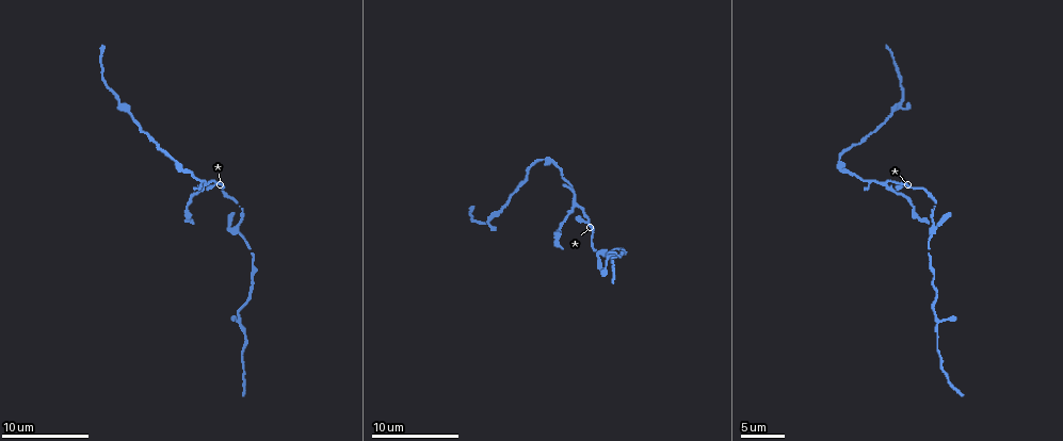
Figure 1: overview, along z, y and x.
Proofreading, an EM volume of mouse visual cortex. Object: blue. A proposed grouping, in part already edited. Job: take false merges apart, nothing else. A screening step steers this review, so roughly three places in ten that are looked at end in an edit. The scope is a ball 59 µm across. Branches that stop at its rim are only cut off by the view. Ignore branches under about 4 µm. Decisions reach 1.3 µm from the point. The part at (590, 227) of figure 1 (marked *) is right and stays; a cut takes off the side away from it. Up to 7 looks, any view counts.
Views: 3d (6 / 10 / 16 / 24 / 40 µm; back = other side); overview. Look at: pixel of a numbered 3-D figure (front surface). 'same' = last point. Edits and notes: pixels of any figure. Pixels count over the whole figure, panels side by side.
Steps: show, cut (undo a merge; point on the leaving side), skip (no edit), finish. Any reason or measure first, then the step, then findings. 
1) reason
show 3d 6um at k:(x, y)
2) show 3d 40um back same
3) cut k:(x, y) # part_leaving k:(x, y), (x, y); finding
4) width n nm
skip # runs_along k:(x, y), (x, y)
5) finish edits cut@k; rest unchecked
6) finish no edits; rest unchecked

sudden change in width
show 3d 6um at 1:(191, 170)

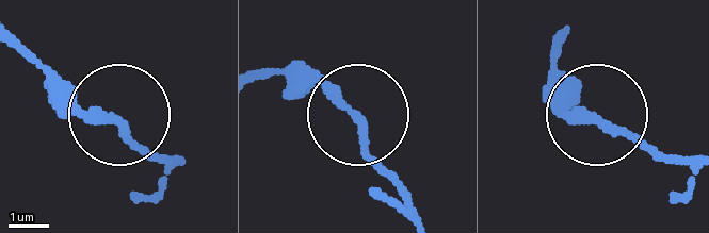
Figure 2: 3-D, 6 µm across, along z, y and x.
width 240 nm
skip # runs_along 2:(413, 216), (358, 118), (293, 67); one neuron here

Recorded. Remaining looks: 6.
two arms in line, one across
show 3d 6um at 1:(120, 102)

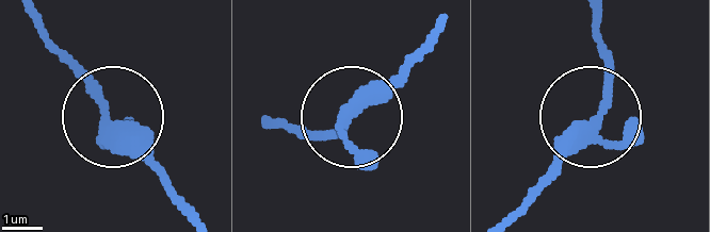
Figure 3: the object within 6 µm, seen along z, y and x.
arms 3
skip # continuous, no second neuron

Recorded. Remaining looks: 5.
three arms meet
show 3d 10um at 1:(571, 204)

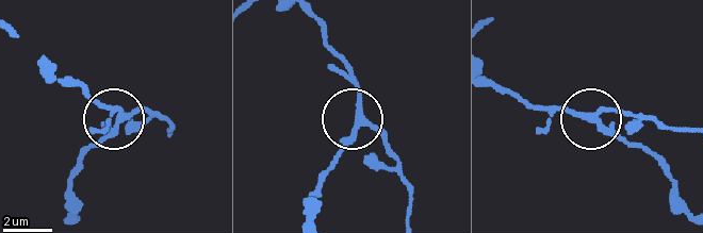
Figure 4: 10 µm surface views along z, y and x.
arms 3
skip # runs_along 4:(655, 120), (608, 107), (593, 116), (649, 154); one neuron here

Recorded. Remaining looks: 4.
finish no edits; rest unchecked

